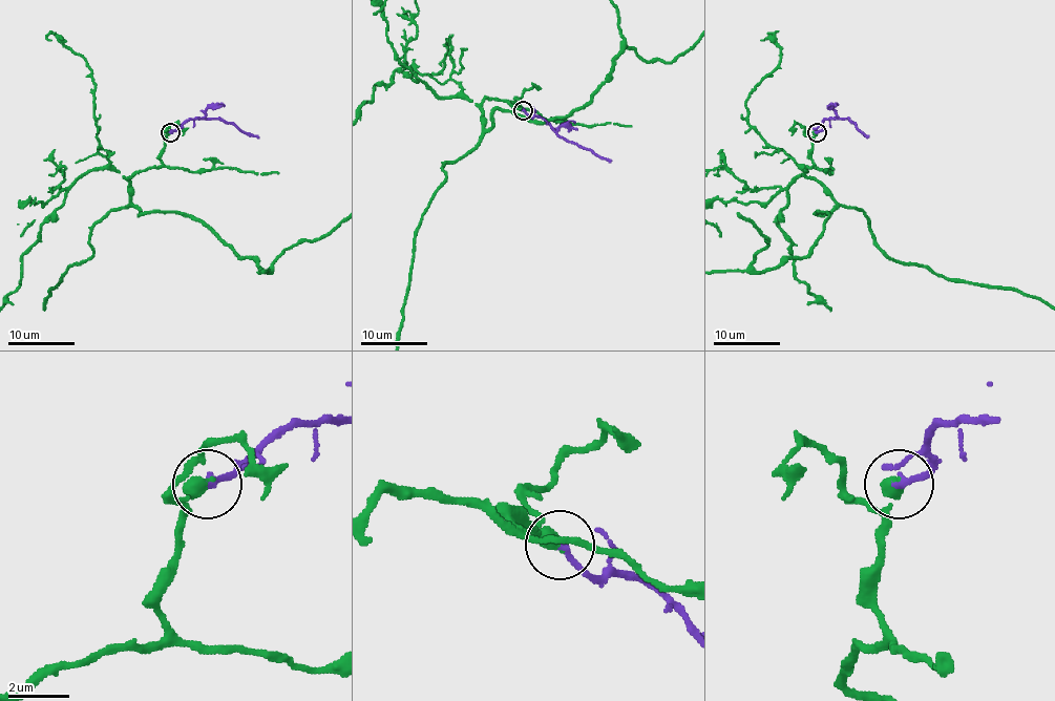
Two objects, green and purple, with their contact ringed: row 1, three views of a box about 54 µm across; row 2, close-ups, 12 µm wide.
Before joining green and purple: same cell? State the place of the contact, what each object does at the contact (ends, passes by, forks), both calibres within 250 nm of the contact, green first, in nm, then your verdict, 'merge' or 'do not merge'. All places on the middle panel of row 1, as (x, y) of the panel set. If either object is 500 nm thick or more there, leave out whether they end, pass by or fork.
place (523, 110); green ends; purple ends; calibres 440 and 260 nm; merge

